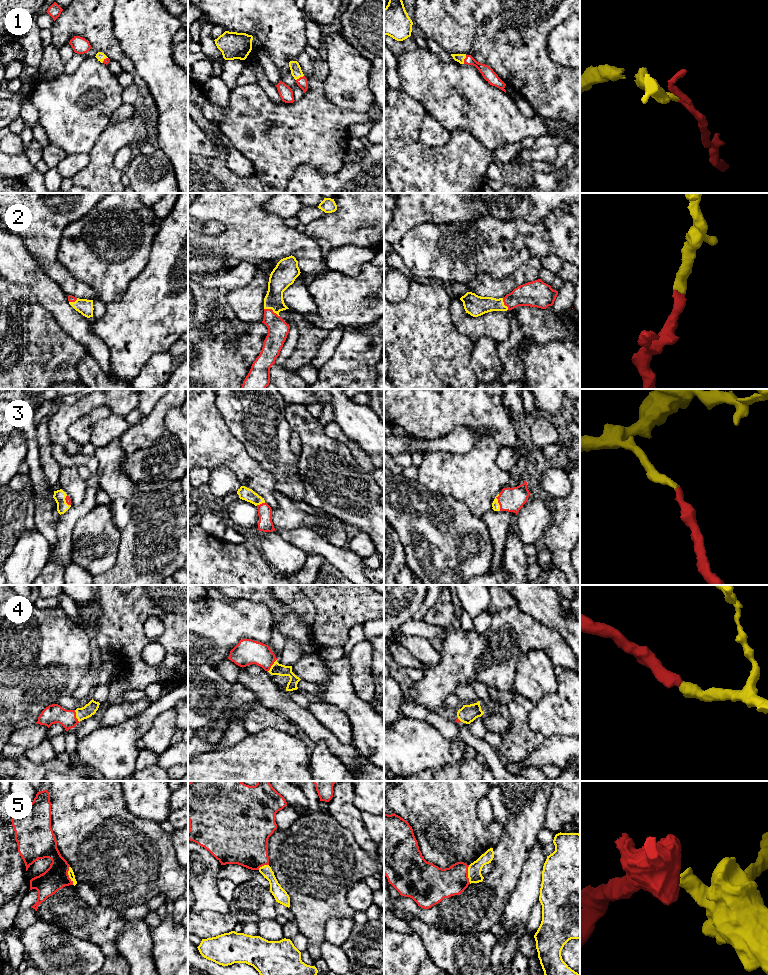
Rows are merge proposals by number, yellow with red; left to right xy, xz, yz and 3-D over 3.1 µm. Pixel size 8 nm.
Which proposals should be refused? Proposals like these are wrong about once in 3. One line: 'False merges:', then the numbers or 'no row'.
False merges: 5

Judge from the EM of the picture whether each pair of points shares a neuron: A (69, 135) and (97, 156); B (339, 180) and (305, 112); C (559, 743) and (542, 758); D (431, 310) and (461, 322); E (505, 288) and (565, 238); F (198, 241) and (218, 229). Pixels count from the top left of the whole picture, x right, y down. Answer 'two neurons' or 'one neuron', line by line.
A: two neurons
B: two neurons
C: one neuron
D: two neurons
E: two neurons
F: two neurons

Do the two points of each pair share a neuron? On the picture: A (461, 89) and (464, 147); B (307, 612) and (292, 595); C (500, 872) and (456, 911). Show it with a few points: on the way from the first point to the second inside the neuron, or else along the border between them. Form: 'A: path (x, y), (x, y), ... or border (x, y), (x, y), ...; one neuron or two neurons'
A: border (451, 133), (459, 129), (468, 130), (481, 144); two neurons
B: path (304, 608), (295, 599); one neuron
C: path (490, 883), (467, 906); one neuron

